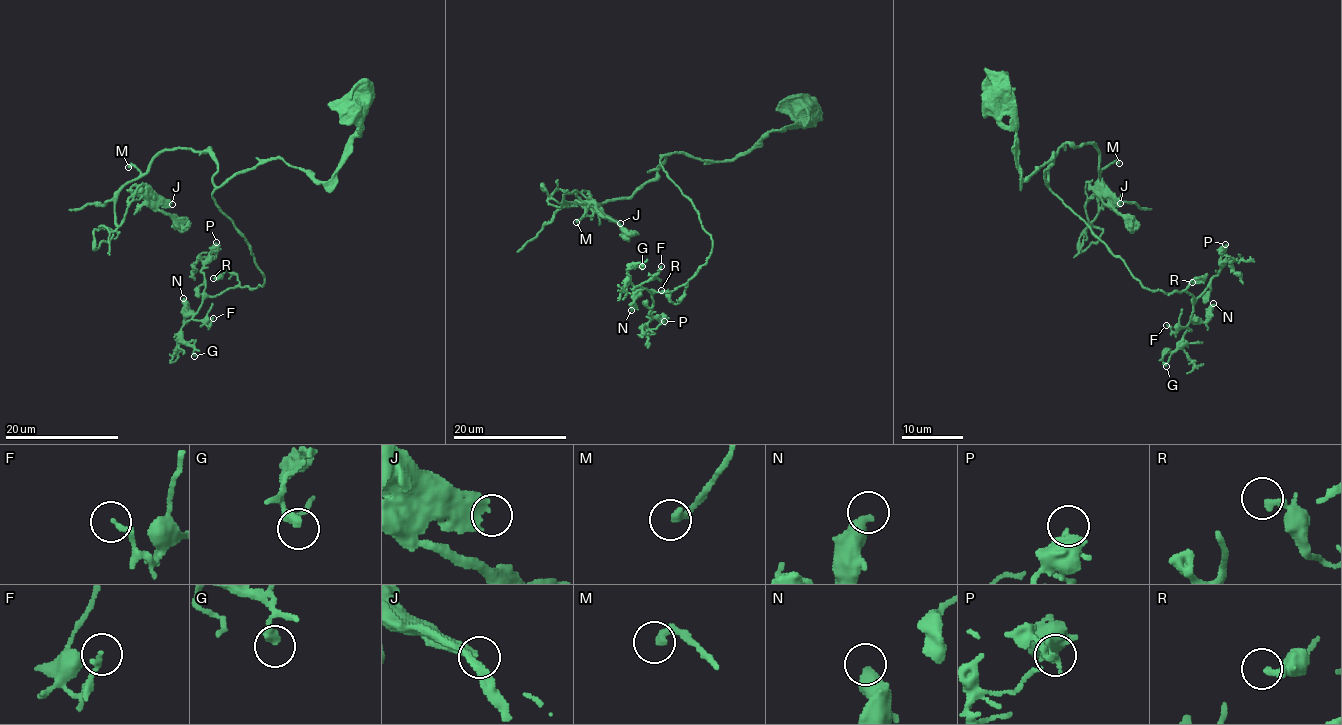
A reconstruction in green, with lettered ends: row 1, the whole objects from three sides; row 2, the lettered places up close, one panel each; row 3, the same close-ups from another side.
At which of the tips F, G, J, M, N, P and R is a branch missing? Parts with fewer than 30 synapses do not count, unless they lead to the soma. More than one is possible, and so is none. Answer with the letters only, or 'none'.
M

